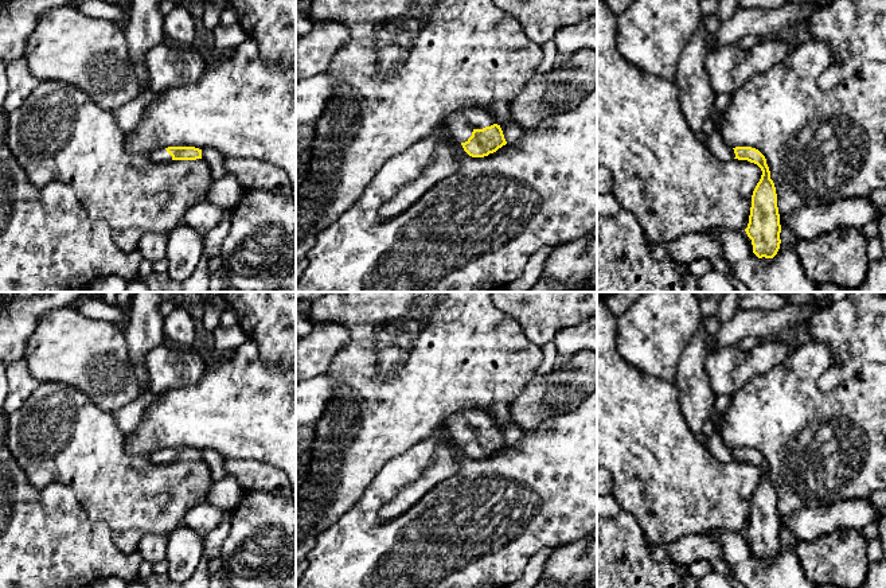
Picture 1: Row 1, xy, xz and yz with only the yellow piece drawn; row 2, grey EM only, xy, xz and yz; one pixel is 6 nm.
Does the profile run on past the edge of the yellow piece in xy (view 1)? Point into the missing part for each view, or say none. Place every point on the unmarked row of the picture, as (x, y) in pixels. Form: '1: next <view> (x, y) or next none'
1: next xy (162, 456)

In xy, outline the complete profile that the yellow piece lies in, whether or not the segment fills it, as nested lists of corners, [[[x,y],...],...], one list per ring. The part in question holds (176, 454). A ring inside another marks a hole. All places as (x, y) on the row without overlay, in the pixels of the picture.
[[[168,448],[165,451],[156,451],[149,456],[151,460],[165,462],[196,462],[202,460],[202,451],[195,448]]]

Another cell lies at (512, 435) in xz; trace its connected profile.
[[[497,421],[496,425],[501,429],[507,445],[520,447],[523,431],[519,427],[516,427],[514,422],[507,425]]]

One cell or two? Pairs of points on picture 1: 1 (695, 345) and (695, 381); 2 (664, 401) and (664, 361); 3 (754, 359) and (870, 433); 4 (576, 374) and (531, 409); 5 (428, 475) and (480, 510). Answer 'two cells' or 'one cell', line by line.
1: one cell
2: two cells
3: two cells
4: one cell
5: two cells

